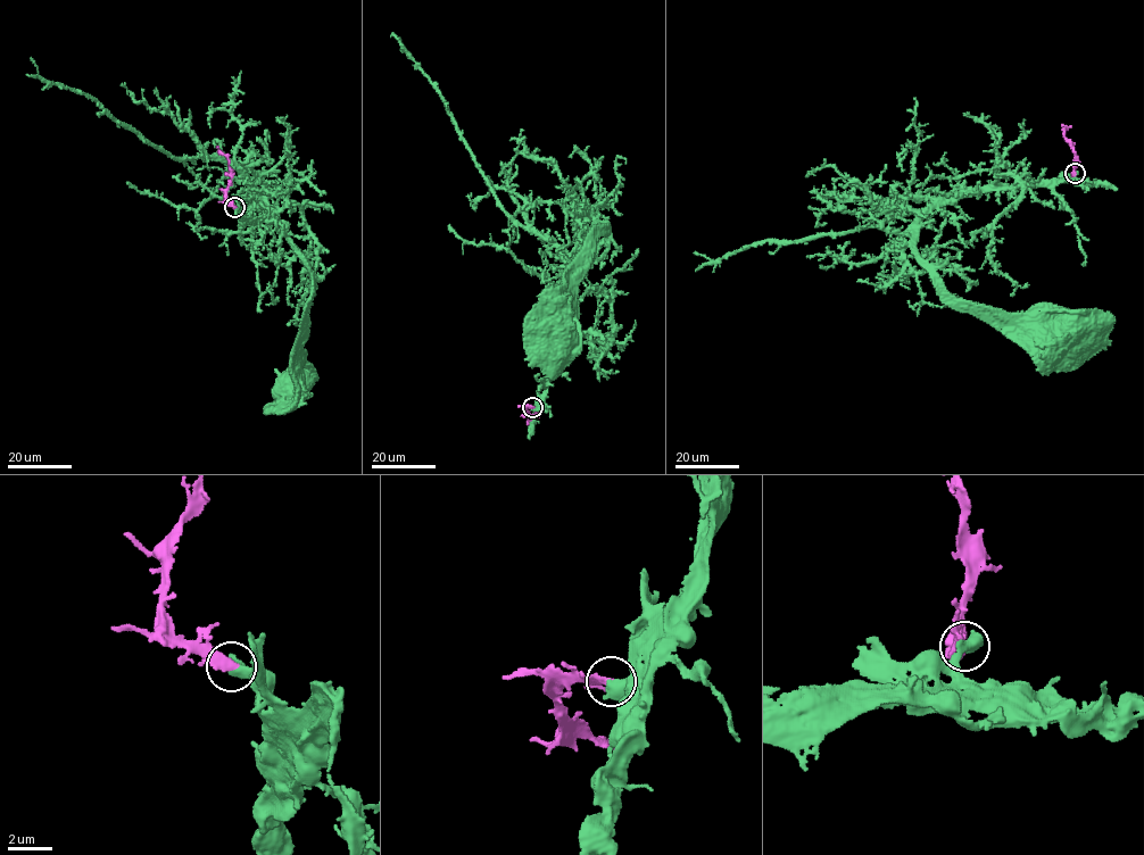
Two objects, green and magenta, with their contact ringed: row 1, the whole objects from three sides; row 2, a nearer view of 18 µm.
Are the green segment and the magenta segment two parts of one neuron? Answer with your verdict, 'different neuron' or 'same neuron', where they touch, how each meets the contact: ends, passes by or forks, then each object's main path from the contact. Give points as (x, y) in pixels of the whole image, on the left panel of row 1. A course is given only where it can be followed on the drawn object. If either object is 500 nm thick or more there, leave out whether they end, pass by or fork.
same neuron | (234, 207) | green via (235, 207), (245, 213), (249, 206), (255, 209), (251, 188), (312, 274), (304, 359), (293, 382) | magenta via (235, 207), (225, 199), (231, 176), (228, 157), (216, 146)

